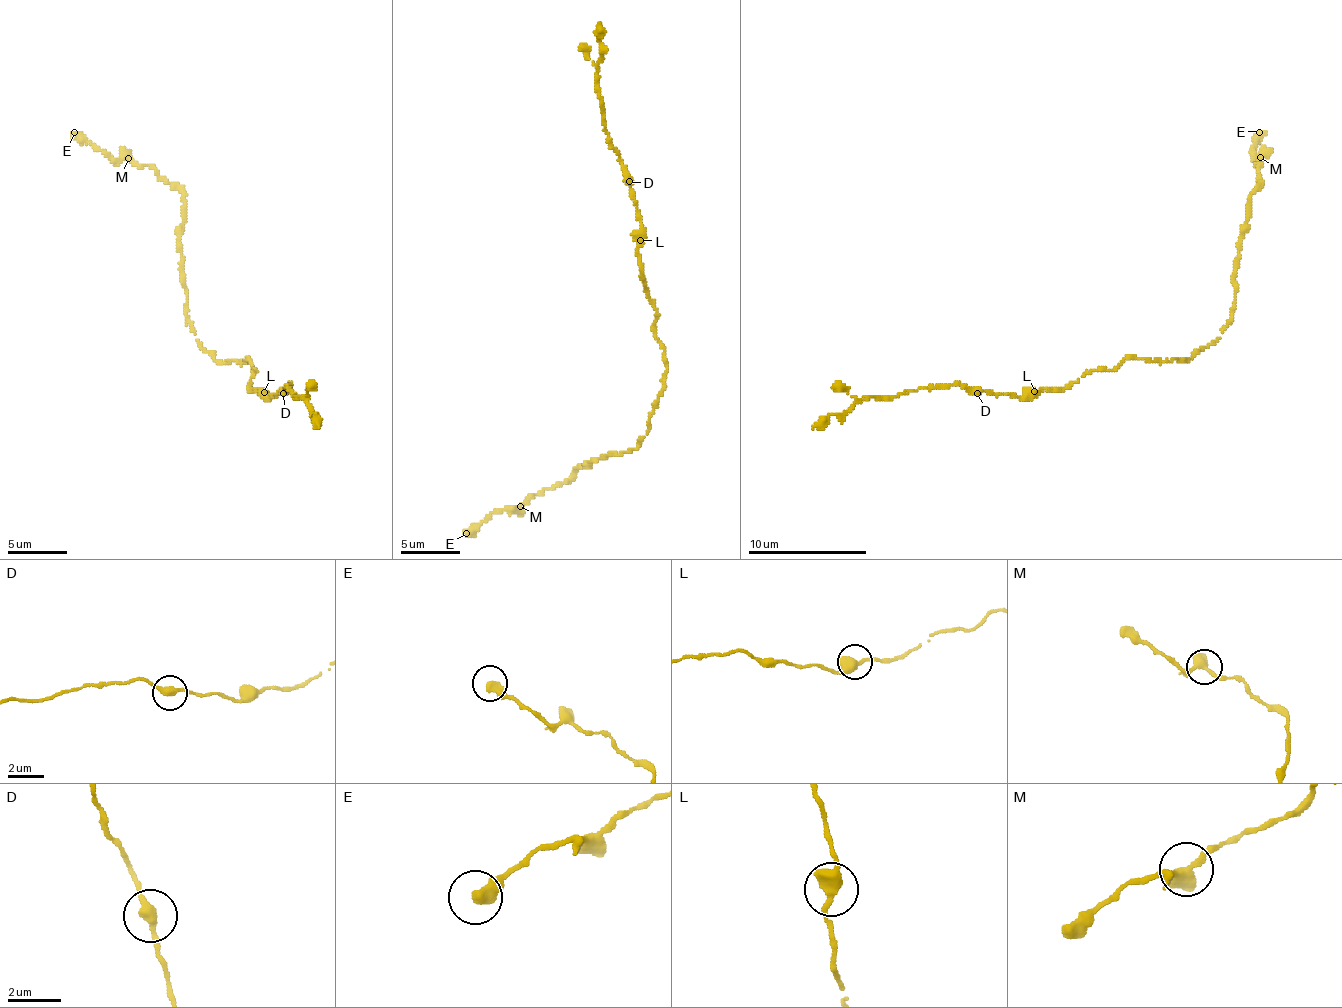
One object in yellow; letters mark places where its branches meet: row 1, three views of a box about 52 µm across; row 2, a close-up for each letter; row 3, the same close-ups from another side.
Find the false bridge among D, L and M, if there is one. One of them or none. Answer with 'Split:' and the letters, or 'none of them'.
Split: none of them

